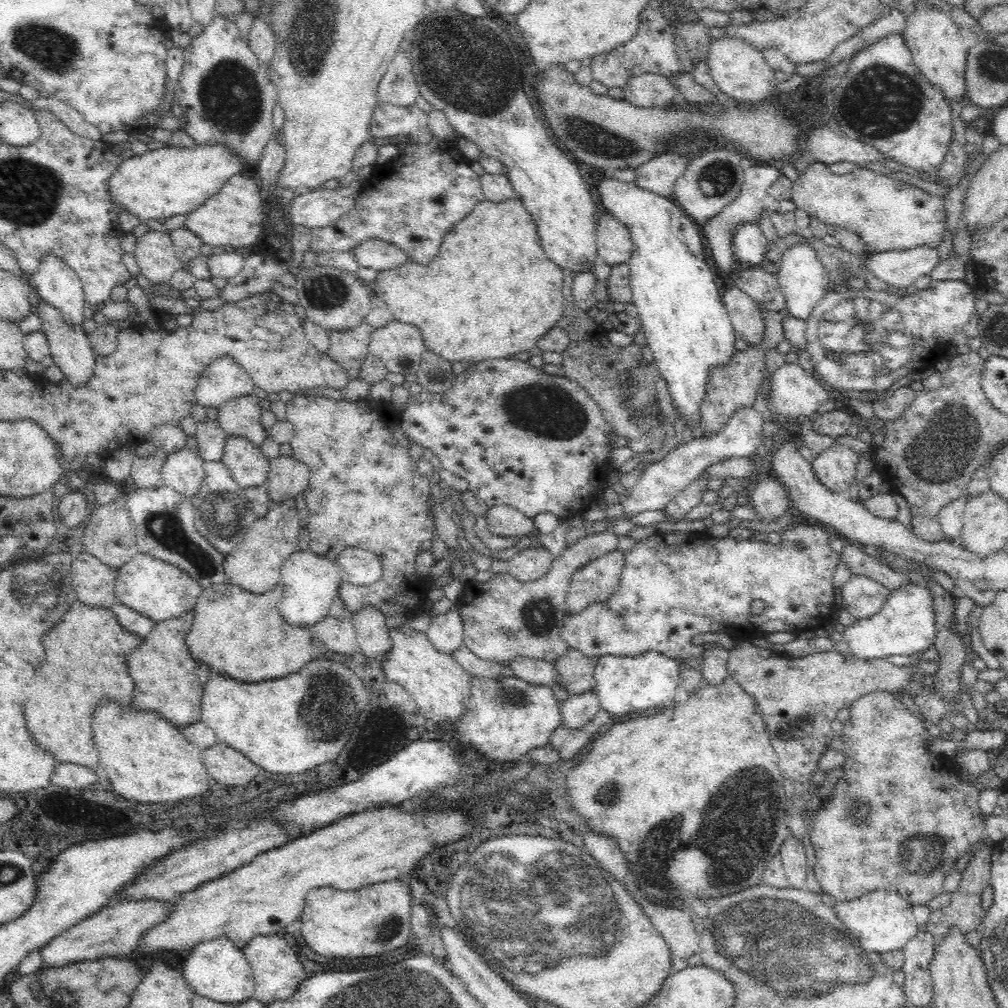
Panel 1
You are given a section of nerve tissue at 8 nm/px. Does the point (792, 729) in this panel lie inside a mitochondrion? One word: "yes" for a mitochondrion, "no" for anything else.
yes

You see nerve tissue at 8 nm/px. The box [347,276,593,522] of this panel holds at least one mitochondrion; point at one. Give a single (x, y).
(549, 411)

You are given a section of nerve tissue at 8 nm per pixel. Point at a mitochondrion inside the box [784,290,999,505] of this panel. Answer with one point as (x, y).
(940, 454)

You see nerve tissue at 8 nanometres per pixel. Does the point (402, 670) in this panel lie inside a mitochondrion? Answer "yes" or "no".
no

